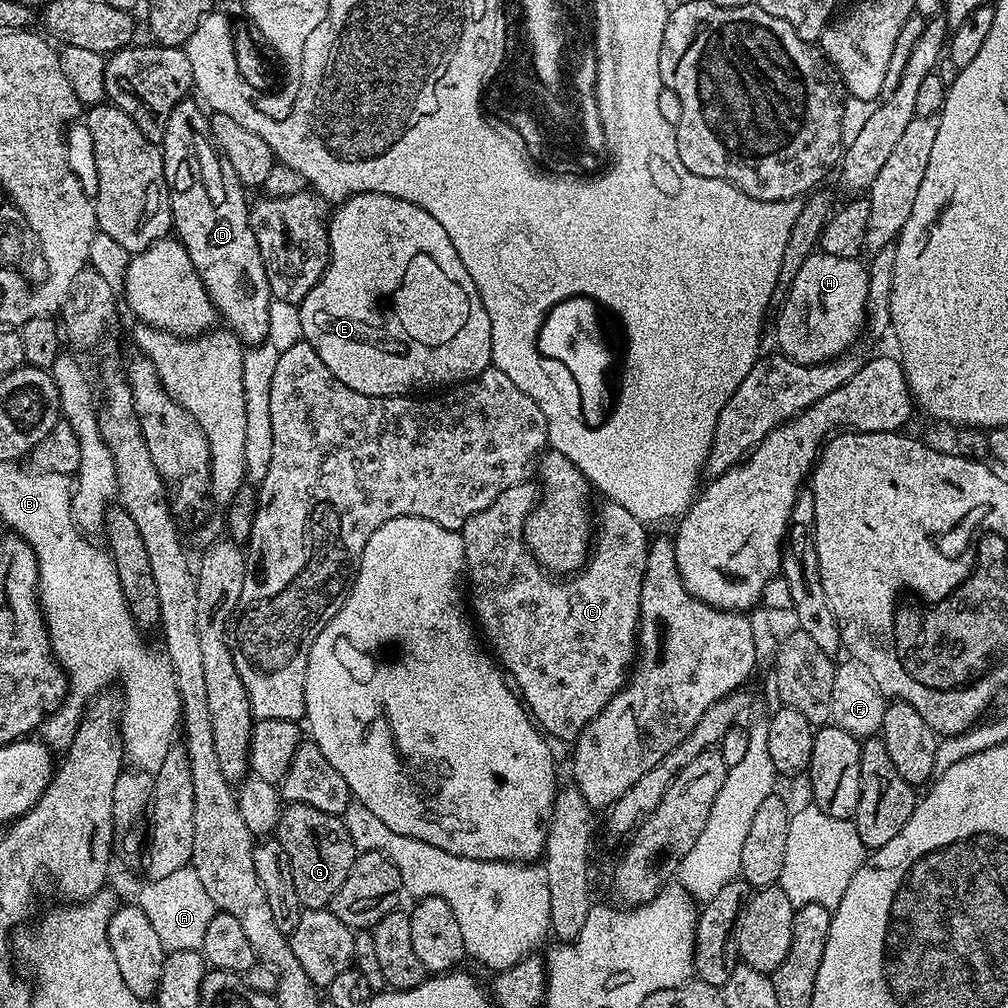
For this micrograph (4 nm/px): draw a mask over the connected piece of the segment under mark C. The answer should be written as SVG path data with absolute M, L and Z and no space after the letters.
M535 483L515 484L510 486L510 490L502 490L502 494L498 494L498 498L494 498L494 502L490 502L490 506L486 506L486 510L478 510L478 514L471 516L459 533L464 543L466 580L467 583L472 583L470 608L474 613L475 623L478 625L483 639L490 645L491 651L494 653L495 659L502 665L503 671L514 681L515 687L518 689L519 695L522 697L523 703L526 705L533 721L553 741L568 740L568 742L572 742L580 735L583 728L608 705L610 698L614 698L614 694L618 694L630 679L630 669L633 667L634 657L638 651L640 595L644 585L644 571L646 570L650 535L648 536L647 530L644 529L647 528L645 521L634 518L634 514L630 514L630 510L611 502L601 503L600 512L598 508L594 516L594 543L590 549L588 563L565 582L563 579L553 578L549 573L545 572L540 567L540 563L532 556L532 551L524 545L524 523L537 503L538 488Z

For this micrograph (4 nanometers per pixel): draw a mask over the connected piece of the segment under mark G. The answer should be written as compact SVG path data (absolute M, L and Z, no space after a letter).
M288 804L280 813L274 836L290 858L295 893L301 907L306 910L329 907L358 855L343 819L305 804Z

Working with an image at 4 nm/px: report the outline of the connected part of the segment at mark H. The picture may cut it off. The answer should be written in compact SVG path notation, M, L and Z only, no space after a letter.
M815 251L794 277L790 290L779 305L776 344L783 355L799 364L824 364L844 355L866 328L868 270L859 259L834 258Z

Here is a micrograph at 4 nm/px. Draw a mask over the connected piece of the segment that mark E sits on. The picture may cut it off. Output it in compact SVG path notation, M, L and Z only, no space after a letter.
M363 192L349 196L339 205L340 208L331 213L326 225L328 230L328 268L324 277L306 294L306 298L298 305L302 322L302 337L322 358L322 362L338 378L338 382L346 382L350 390L358 390L358 394L367 396L410 396L428 394L433 390L444 390L461 382L472 380L482 374L492 364L492 343L490 342L490 314L486 314L486 306L482 306L482 298L478 294L478 286L474 286L474 278L466 266L462 266L462 258L458 258L458 250L454 250L454 242L450 242L450 234L446 234L438 218L434 214L426 214L422 206L414 202L406 202L402 198L394 198L390 194Z

